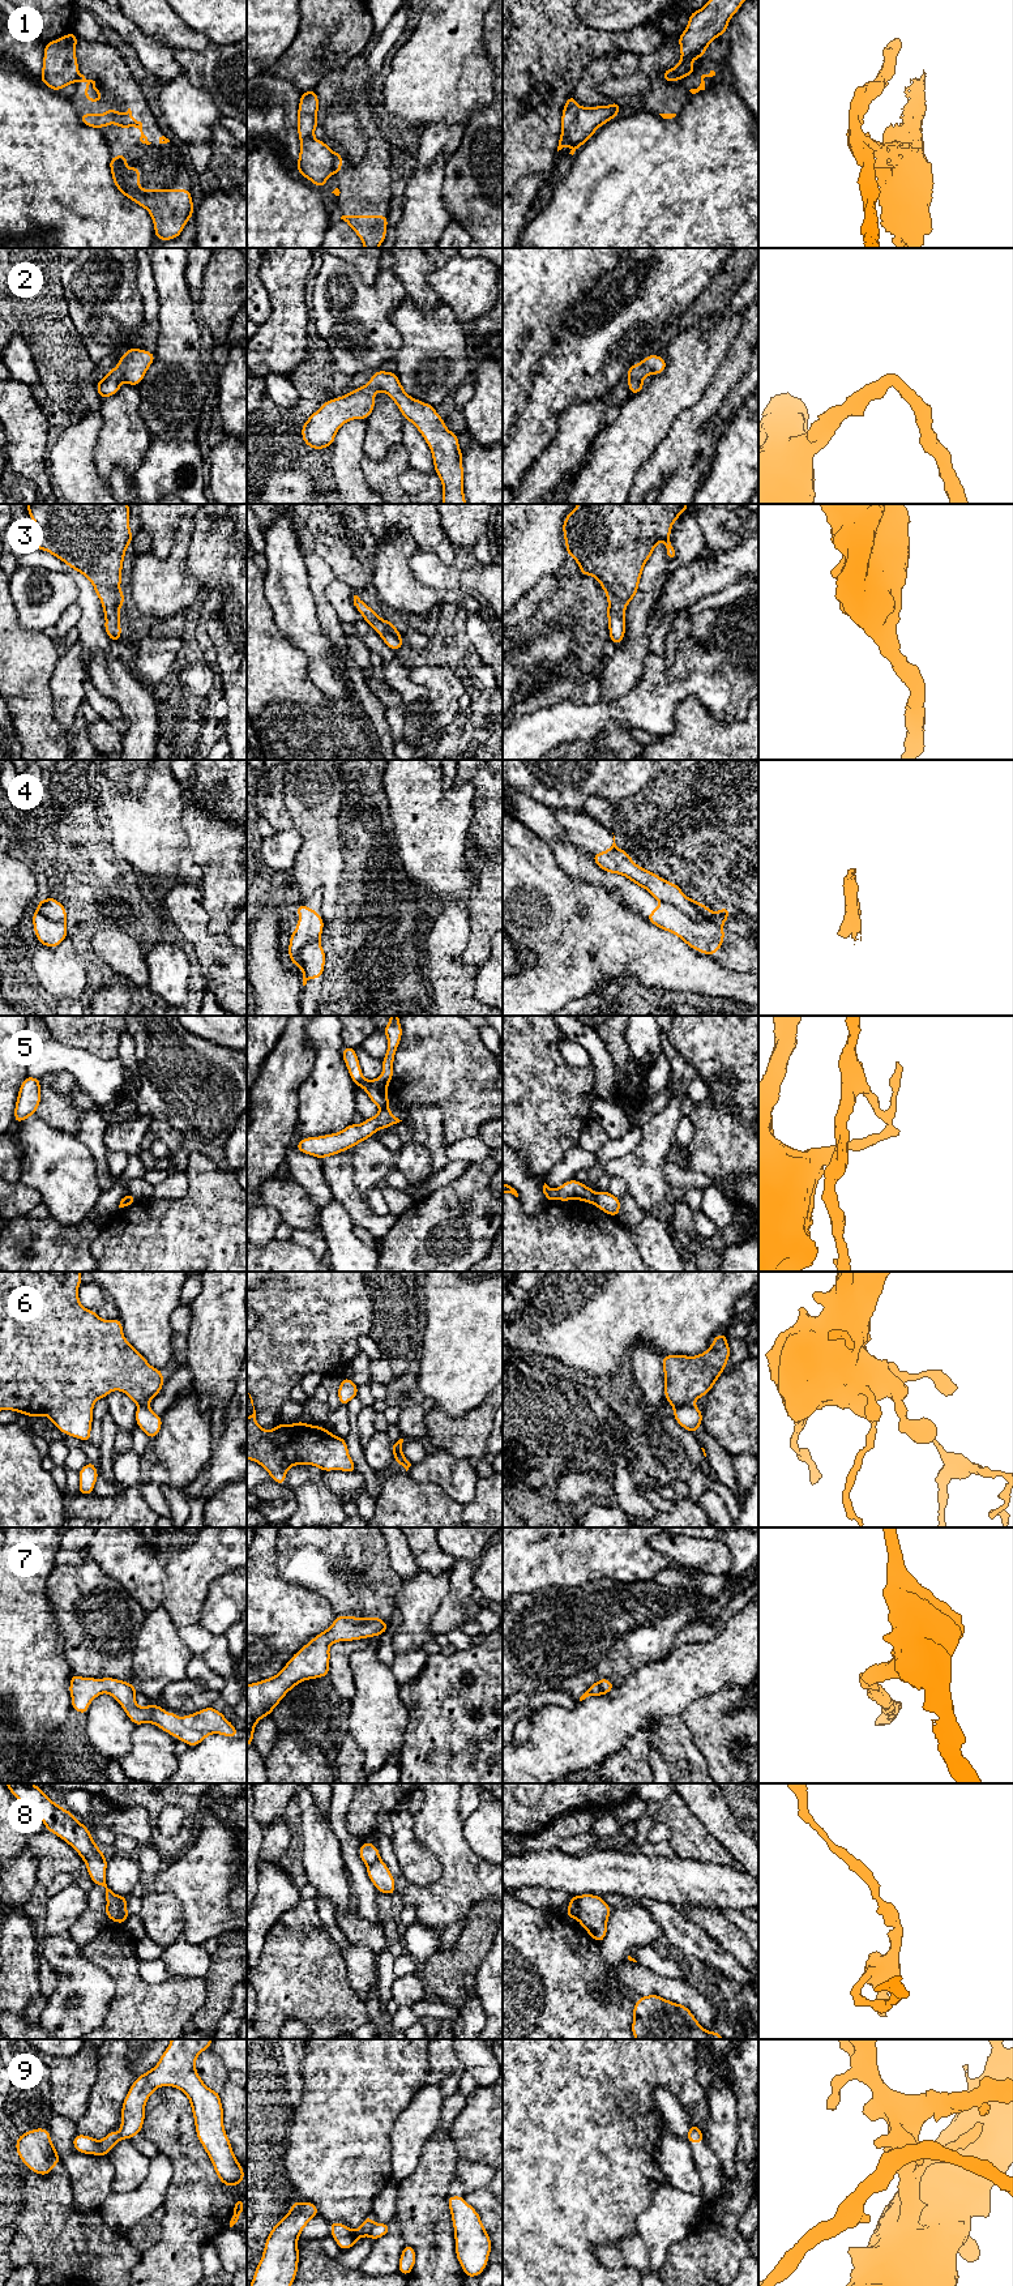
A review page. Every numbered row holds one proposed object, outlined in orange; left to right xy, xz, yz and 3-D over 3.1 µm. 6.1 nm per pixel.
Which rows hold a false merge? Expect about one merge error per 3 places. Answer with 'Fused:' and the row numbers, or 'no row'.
Fused: 1, 4, 5, 6, 8, 9

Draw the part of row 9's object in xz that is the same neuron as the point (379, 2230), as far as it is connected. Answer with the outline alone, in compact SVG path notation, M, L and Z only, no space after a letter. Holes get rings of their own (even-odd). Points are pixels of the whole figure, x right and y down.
M375 2223L368 2234L368 2238L371 2238L372 2240L382 2238L385 2234L389 2232L389 2229L390 2223Z

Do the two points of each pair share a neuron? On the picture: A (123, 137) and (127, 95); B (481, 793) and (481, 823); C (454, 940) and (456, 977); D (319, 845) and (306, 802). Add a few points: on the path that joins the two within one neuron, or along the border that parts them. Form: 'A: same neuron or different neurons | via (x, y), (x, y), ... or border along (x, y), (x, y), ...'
A: same neuron | via (128, 127), (128, 106)
B: same neuron | via (481, 800), (481, 815)
C: same neuron | via (448, 949), (448, 968)
D: same neuron | via (319, 834), (319, 823), (315, 812)

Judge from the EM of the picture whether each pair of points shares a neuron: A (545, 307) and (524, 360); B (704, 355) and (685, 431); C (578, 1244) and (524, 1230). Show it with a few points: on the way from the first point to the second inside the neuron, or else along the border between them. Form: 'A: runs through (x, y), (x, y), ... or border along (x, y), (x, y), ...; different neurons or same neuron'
A: runs through (534, 320), (533, 338), (524, 347); same neuron
B: border along (710, 380), (701, 397), (688, 406), (671, 427); different neurons
C: runs through (565, 1244), (537, 1243); same neuron

